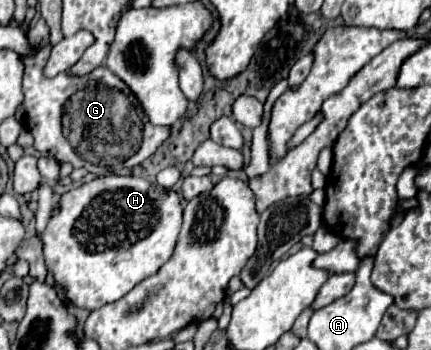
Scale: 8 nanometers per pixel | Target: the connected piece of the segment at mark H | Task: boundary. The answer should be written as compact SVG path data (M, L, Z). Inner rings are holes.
M108 174L82 184L60 198L60 212L50 218L44 230L44 258L56 284L66 290L66 298L80 308L96 310L126 296L142 280L154 276L166 264L178 242L182 228L182 200L178 192L164 190L138 176Z

